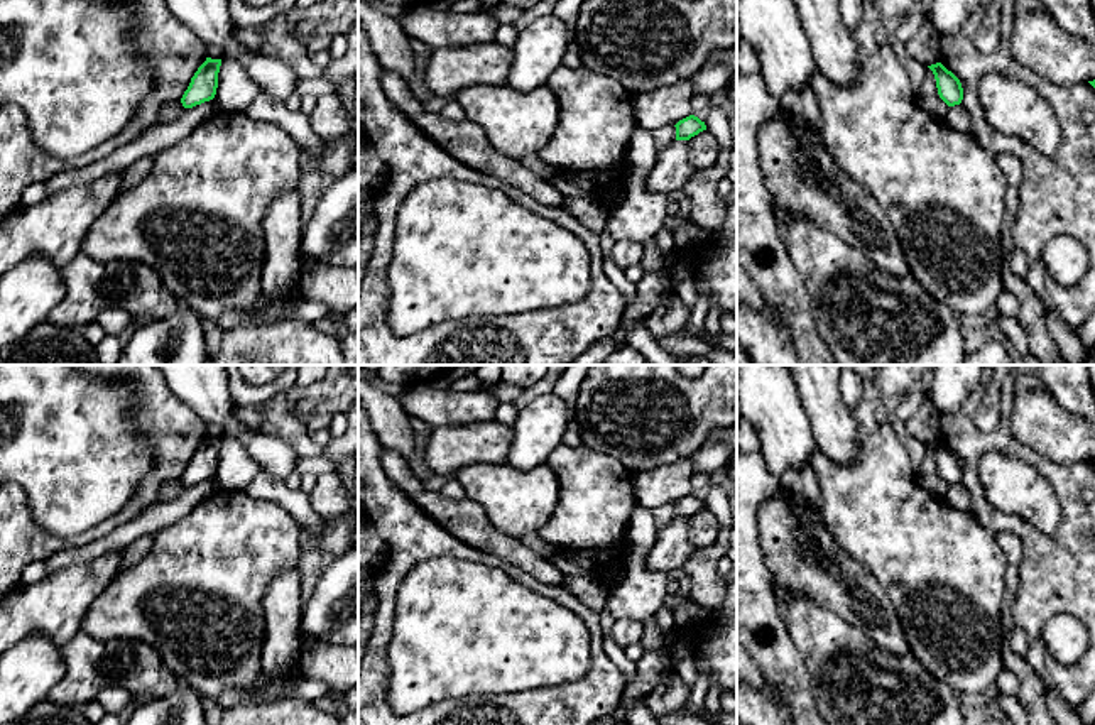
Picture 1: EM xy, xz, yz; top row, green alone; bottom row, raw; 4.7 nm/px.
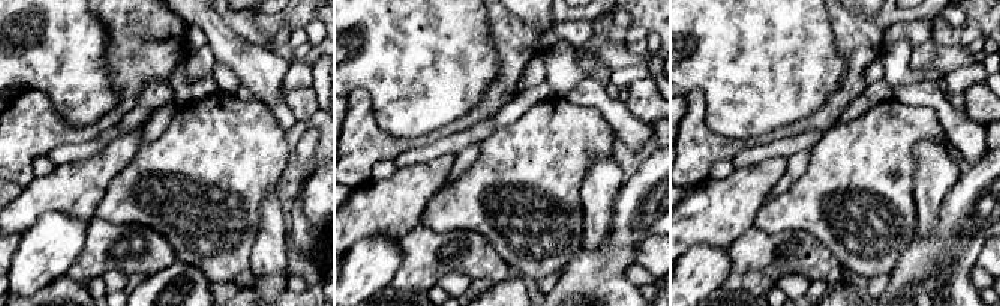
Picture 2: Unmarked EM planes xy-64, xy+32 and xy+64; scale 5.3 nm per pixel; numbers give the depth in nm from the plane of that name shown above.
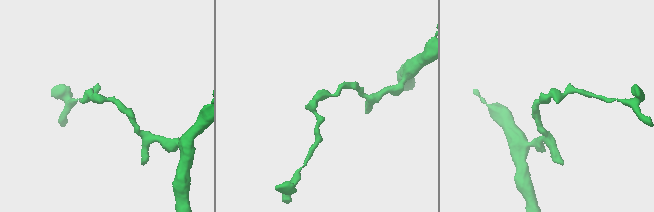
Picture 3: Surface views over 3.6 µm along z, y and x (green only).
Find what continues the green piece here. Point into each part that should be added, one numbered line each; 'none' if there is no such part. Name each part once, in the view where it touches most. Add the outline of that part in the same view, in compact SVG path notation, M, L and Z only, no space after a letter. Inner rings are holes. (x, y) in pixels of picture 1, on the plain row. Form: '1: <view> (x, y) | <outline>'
none

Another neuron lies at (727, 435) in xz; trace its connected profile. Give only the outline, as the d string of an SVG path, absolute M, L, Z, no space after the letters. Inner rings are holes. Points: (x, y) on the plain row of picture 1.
M737 424L723 429L716 429L710 439L722 441L730 448L730 458L727 461L727 473L732 482L732 495L737 500Z

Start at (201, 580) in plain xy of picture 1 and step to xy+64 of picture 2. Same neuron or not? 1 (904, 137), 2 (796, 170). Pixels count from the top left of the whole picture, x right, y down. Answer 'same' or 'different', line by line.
1: same
2: different

